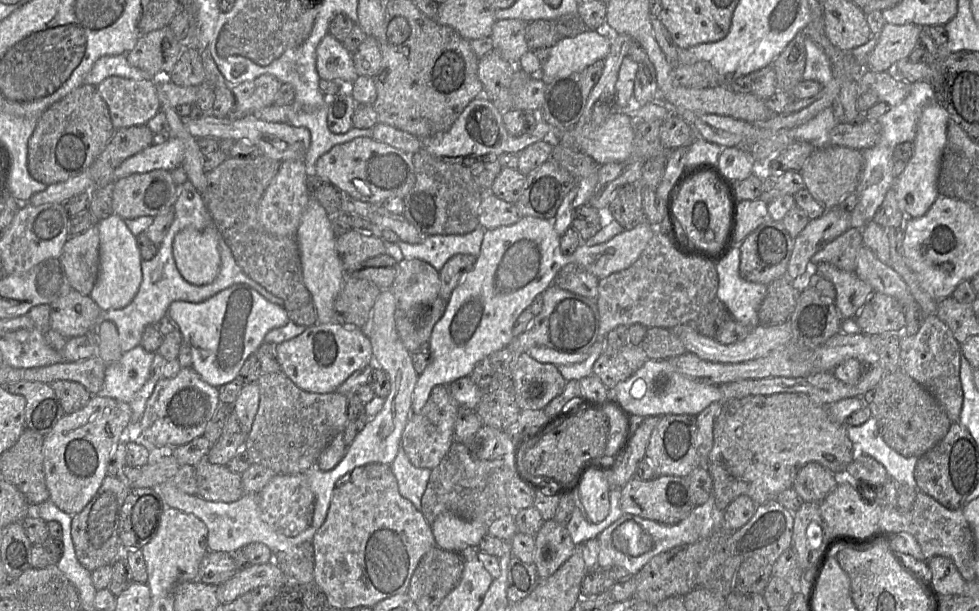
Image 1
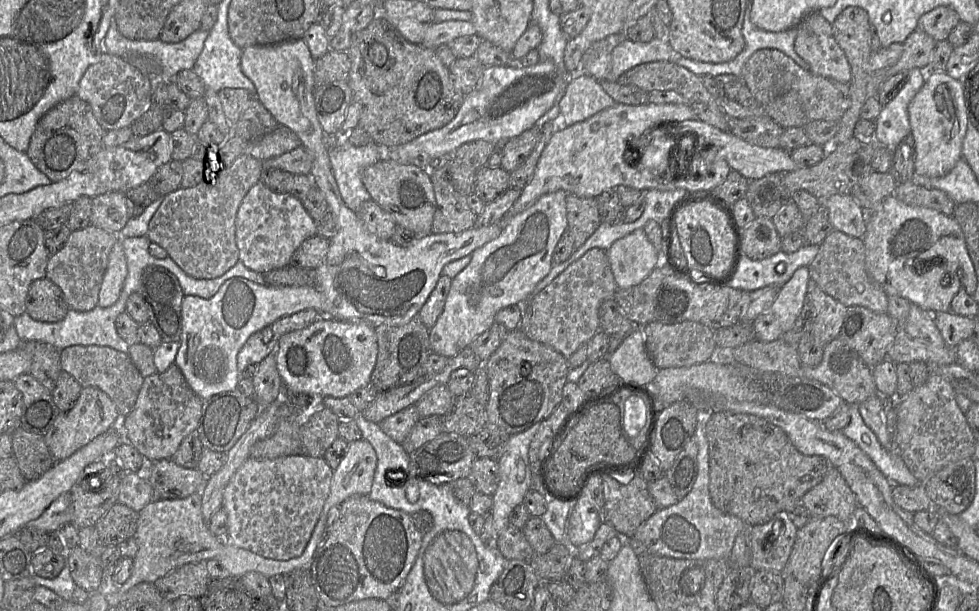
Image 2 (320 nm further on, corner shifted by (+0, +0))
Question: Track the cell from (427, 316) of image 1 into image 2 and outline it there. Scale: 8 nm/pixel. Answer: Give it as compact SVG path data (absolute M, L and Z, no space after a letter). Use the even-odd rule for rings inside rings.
M418 317L403 326L383 324L375 328L378 355L371 374L371 383L380 392L410 384L422 375L422 366L433 353L430 347L429 331Z

